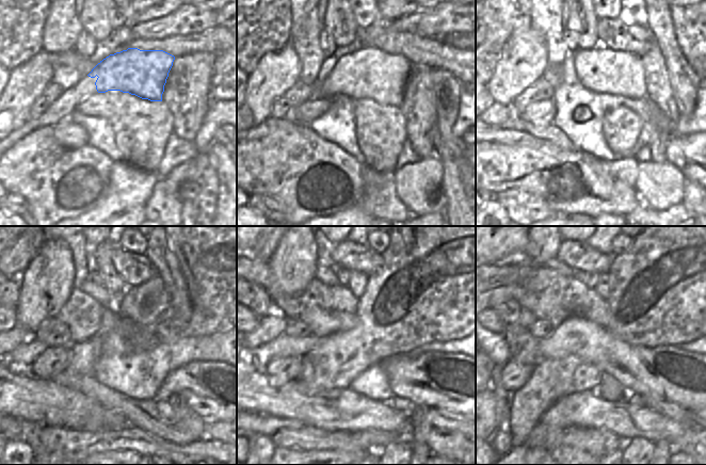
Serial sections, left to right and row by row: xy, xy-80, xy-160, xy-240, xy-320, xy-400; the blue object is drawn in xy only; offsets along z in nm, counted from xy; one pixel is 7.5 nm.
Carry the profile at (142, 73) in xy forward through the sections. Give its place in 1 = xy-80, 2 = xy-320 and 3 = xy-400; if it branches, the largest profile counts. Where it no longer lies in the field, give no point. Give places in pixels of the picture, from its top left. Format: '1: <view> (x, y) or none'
1: xy-80 (368, 74)
2: xy-320 (326, 275)
3: xy-400 (555, 263)

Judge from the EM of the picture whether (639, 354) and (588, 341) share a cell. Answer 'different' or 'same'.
same

